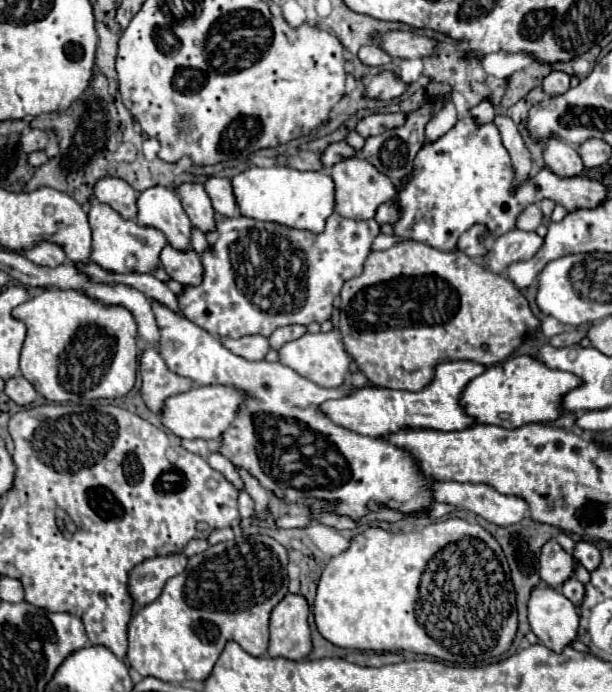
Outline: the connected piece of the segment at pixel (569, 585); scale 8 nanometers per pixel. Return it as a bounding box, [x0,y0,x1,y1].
[561,576,585,606]

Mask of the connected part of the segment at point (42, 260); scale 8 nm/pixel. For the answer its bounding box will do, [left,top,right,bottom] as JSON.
[23,240,67,266]

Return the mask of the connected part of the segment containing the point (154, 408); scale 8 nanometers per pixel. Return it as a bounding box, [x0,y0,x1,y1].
[139,348,193,414]

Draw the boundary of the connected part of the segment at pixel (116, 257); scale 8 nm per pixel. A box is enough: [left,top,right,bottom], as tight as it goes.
[87,202,165,272]

